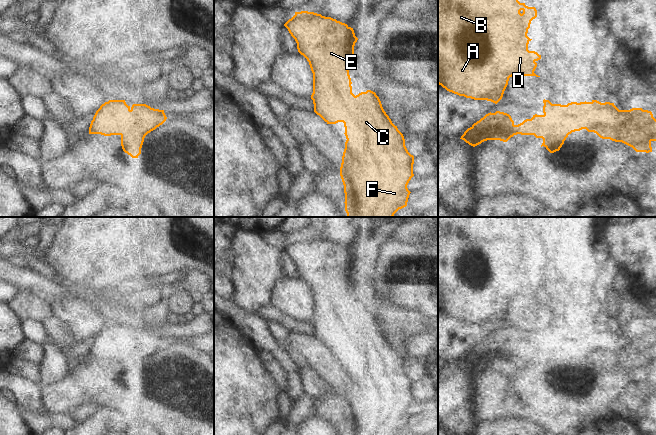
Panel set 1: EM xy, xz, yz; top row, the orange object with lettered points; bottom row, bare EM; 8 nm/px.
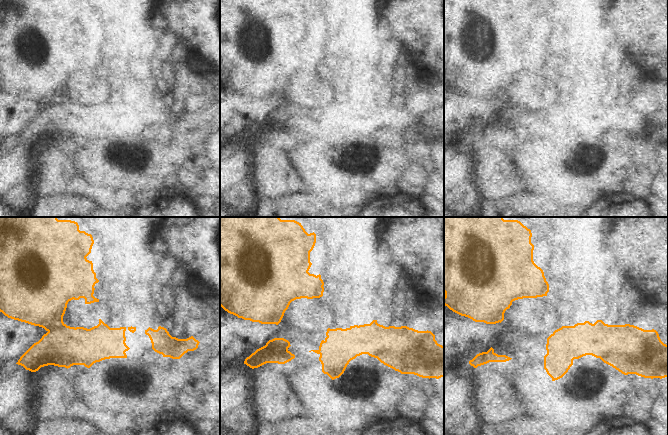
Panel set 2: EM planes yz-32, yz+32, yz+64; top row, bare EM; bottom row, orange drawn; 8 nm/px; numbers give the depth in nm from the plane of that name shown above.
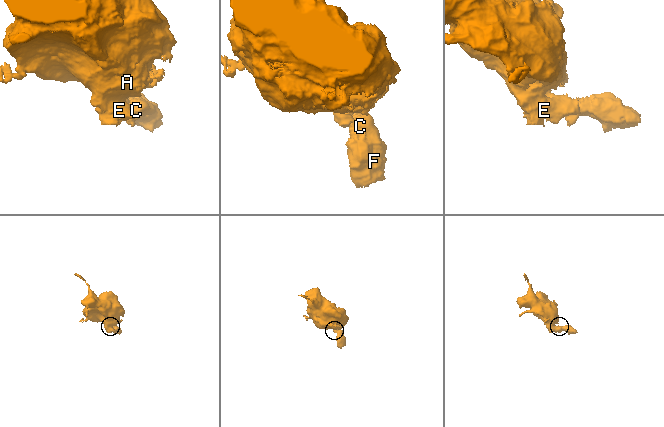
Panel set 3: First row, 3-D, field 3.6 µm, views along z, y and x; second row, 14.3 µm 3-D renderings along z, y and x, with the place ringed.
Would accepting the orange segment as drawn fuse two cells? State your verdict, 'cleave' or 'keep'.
keep

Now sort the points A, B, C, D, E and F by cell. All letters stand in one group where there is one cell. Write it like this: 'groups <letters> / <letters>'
groups A B C D E F

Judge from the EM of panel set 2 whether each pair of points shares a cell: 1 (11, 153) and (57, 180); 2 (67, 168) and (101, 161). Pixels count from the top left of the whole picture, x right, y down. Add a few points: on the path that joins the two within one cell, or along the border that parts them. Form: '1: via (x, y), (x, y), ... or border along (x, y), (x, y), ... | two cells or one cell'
1: border along (34, 148), (34, 171), (30, 182) | two cells
2: border along (67, 145), (79, 173), (83, 177), (96, 177) | two cells

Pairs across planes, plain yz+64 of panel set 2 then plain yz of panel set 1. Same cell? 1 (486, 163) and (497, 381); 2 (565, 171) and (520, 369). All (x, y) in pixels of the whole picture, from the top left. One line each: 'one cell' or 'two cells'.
1: one cell
2: one cell

